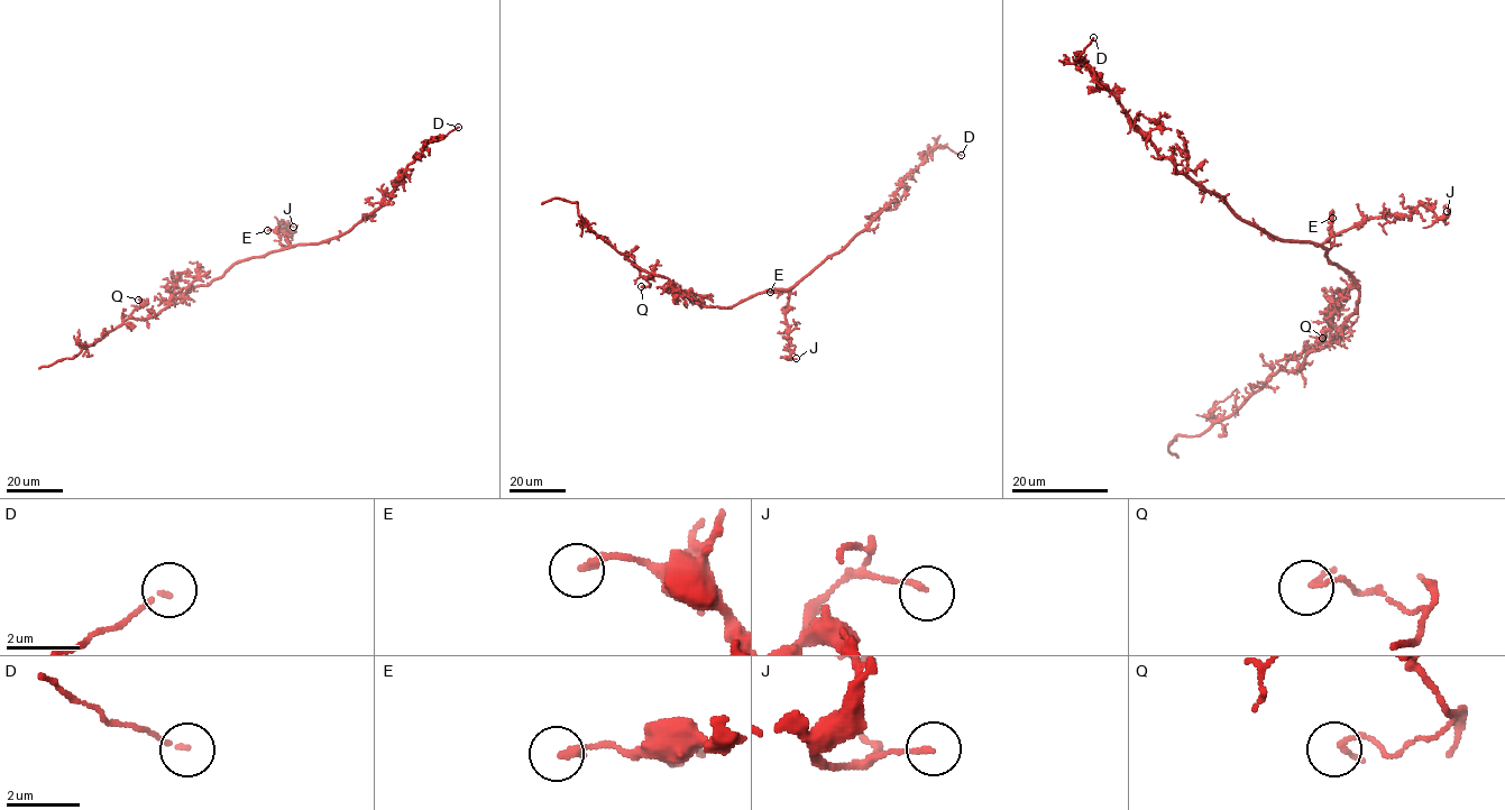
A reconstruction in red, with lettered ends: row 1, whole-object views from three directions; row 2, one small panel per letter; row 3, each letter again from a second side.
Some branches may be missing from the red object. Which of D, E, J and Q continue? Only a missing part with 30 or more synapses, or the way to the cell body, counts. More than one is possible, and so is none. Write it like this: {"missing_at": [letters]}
{"missing_at": []}

